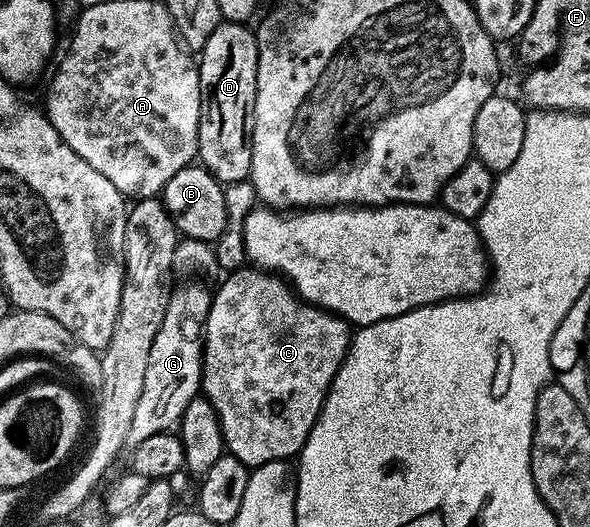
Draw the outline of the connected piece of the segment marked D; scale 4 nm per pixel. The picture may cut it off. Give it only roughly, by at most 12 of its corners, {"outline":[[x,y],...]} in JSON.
{"outline":[[219,22],[198,56],[201,165],[250,174],[258,37]]}

